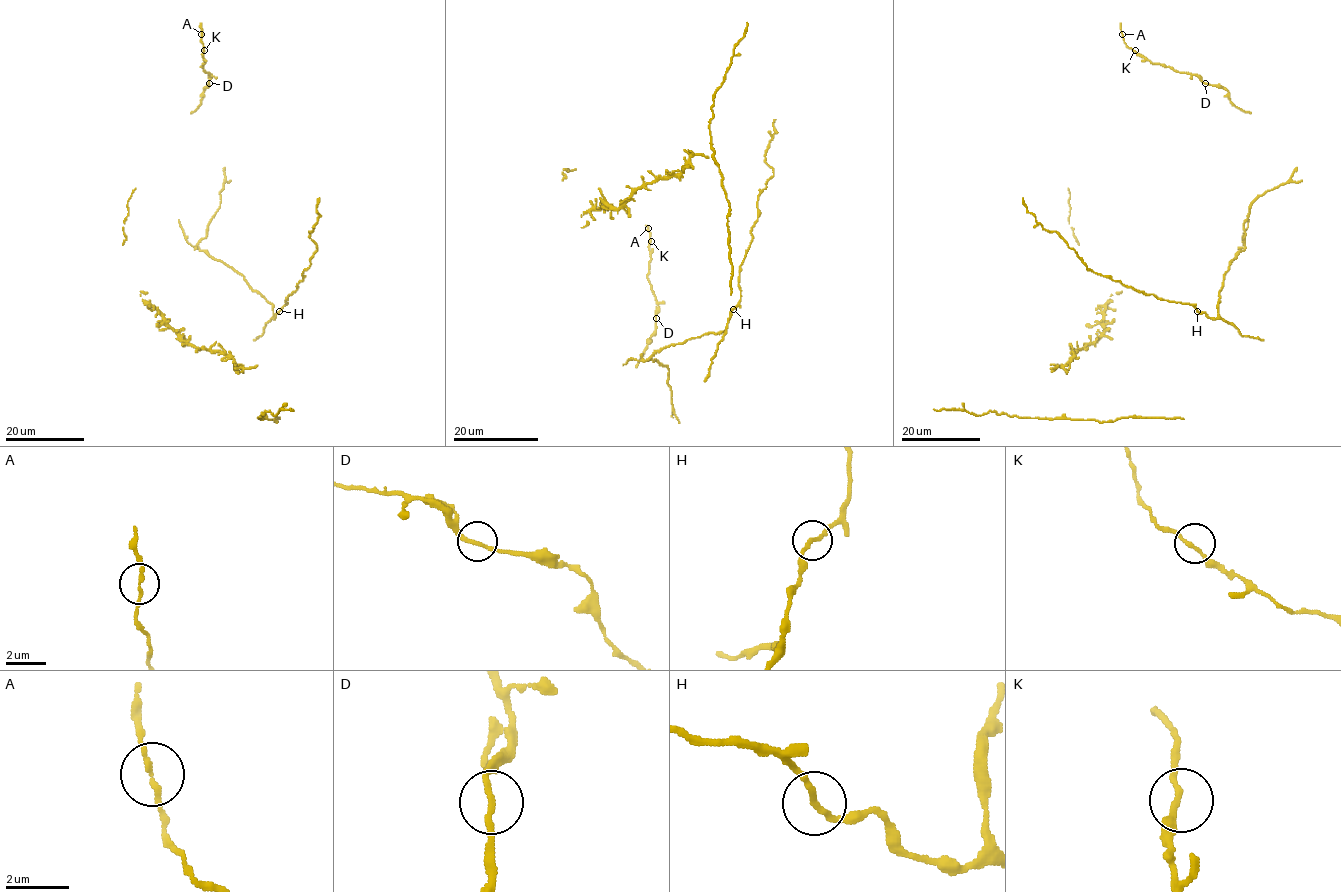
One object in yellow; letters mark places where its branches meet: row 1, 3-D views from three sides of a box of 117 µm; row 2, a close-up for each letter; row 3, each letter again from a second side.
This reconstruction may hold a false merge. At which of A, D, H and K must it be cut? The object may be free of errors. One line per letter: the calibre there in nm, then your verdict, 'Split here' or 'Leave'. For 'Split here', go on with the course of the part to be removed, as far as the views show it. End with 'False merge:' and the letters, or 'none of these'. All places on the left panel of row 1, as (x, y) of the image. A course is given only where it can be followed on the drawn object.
A: Thickness 160 nm. Leave
D: Thickness 180 nm. Leave
H: Thickness 170 nm. Leave
K: Thickness 160 nm. Leave
False merge: none of these

